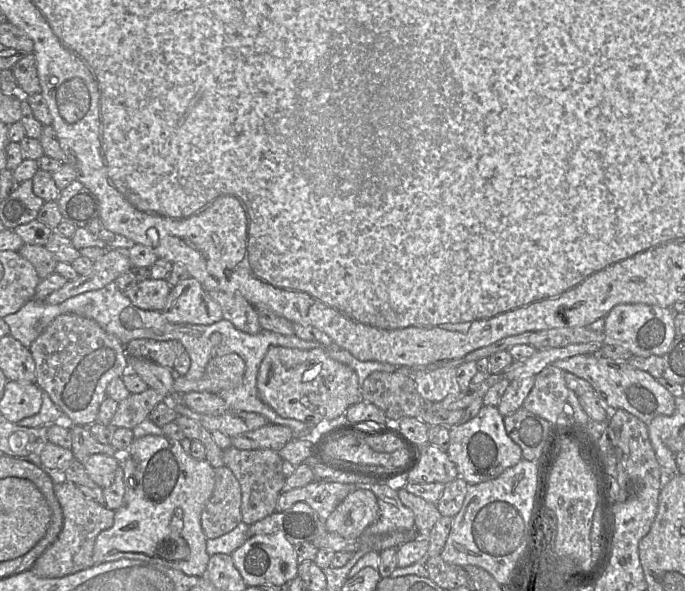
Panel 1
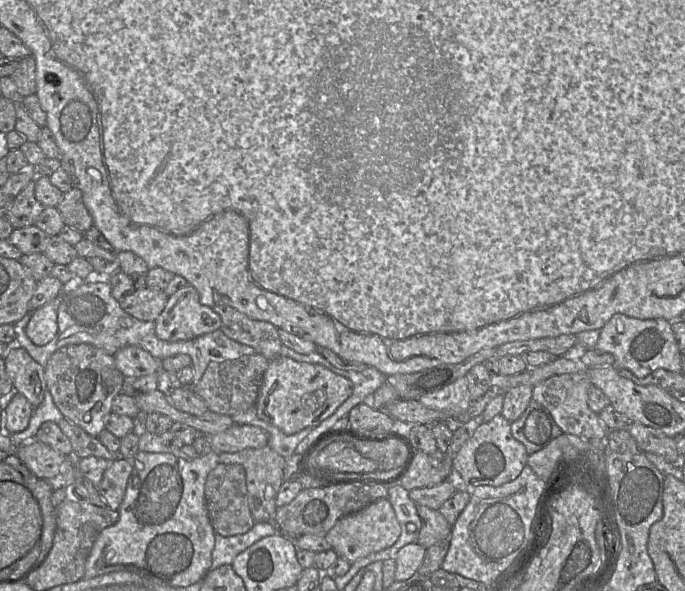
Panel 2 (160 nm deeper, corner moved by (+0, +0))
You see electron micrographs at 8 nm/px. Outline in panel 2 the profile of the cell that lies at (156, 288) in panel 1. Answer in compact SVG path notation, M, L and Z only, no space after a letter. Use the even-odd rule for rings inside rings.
M146 287L118 302L126 313L136 319L155 322L165 308L168 298L164 290Z

